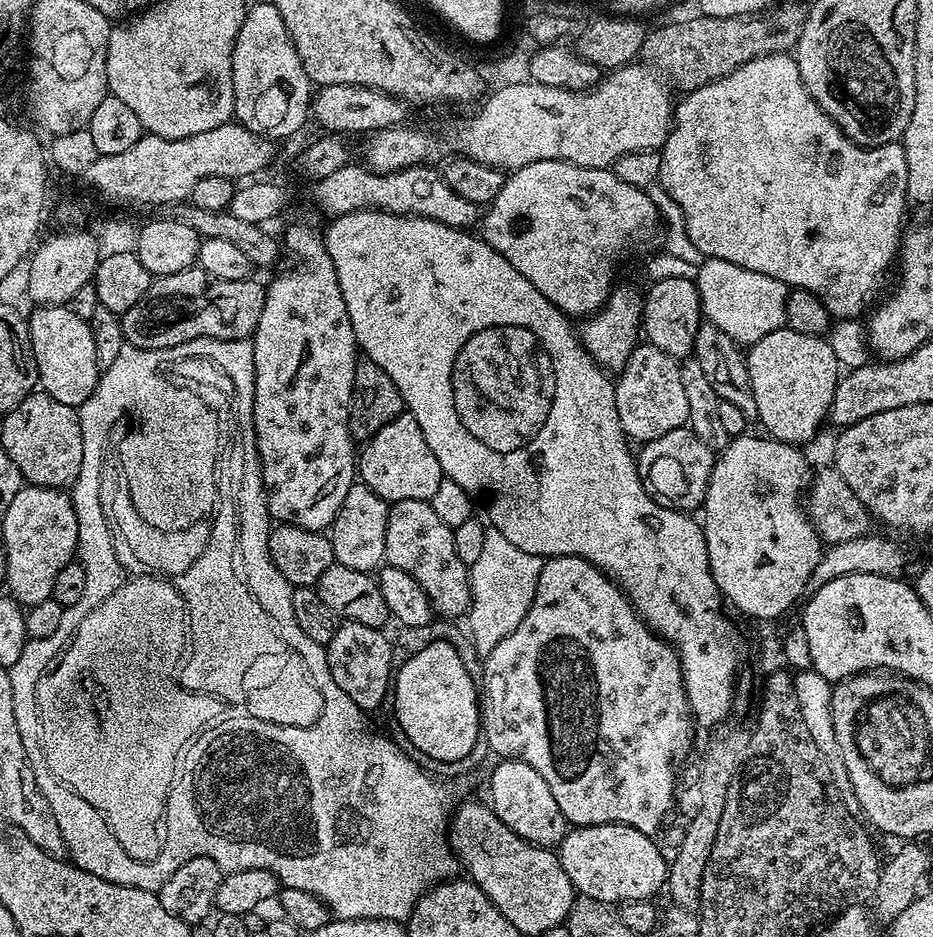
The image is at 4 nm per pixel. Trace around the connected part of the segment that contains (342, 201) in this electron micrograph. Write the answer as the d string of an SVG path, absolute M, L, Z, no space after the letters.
M349 162L339 170L334 170L326 178L313 183L312 200L315 206L328 218L345 216L348 213L375 210L426 217L442 222L452 228L471 229L479 221L480 210L468 199L458 197L444 182L443 175L429 165L416 165L401 171L373 172L363 165Z

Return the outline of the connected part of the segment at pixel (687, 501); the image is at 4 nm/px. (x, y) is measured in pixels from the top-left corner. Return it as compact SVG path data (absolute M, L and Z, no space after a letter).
M688 426L679 428L678 430L670 430L670 434L662 434L662 438L654 438L653 440L649 440L641 448L644 449L642 449L641 452L638 452L636 469L640 475L640 480L644 483L644 488L648 491L648 495L651 496L652 499L656 500L659 504L661 504L663 508L674 508L677 512L686 512L689 514L695 513L695 508L697 511L697 509L703 505L704 495L708 489L708 483L710 482L710 474L712 473L712 466L714 463L713 449L708 448L706 446L706 442L702 442L702 438L698 438L698 434L694 434L691 430L691 427Z

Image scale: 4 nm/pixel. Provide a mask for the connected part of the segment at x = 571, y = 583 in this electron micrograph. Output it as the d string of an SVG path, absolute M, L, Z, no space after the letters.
M553 556L544 560L542 574L538 574L538 590L534 590L534 602L526 610L526 618L518 622L514 634L506 634L492 652L487 653L482 680L482 740L488 743L500 758L521 760L542 776L550 788L558 807L572 826L589 824L625 824L639 832L656 834L664 815L673 811L678 776L672 773L672 760L684 756L692 748L692 723L694 717L688 710L684 689L684 675L676 649L661 640L632 609L632 603L613 580L599 568L577 556Z

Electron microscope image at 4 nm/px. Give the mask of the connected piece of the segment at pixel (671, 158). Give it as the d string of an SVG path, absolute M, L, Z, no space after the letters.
M779 52L773 56L754 58L742 66L738 66L738 70L726 74L721 80L715 80L706 86L695 88L693 92L687 93L683 99L684 101L681 104L679 101L675 105L674 123L672 129L668 131L668 137L660 152L661 172L658 182L664 187L666 194L670 194L670 198L674 198L674 202L678 202L678 206L682 206L682 214L686 218L686 234L690 234L690 242L694 242L694 246L698 246L698 250L706 258L721 259L725 262L732 262L735 266L744 267L746 270L758 271L760 274L769 275L770 278L776 278L779 282L788 285L789 289L804 288L806 291L812 292L826 306L829 317L839 318L841 320L863 317L881 299L882 293L885 291L884 279L887 278L888 271L891 268L893 271L894 265L898 260L900 241L902 239L902 227L900 228L900 223L904 220L904 204L906 205L906 201L908 200L908 191L906 190L906 154L904 153L903 143L897 142L894 144L883 144L877 148L863 148L854 143L850 138L846 138L846 134L832 121L830 114L826 114L822 110L822 106L818 106L818 102L814 102L814 98L810 98L810 94L802 82L802 74L798 74L798 66L796 65L795 59L791 55L783 52Z

